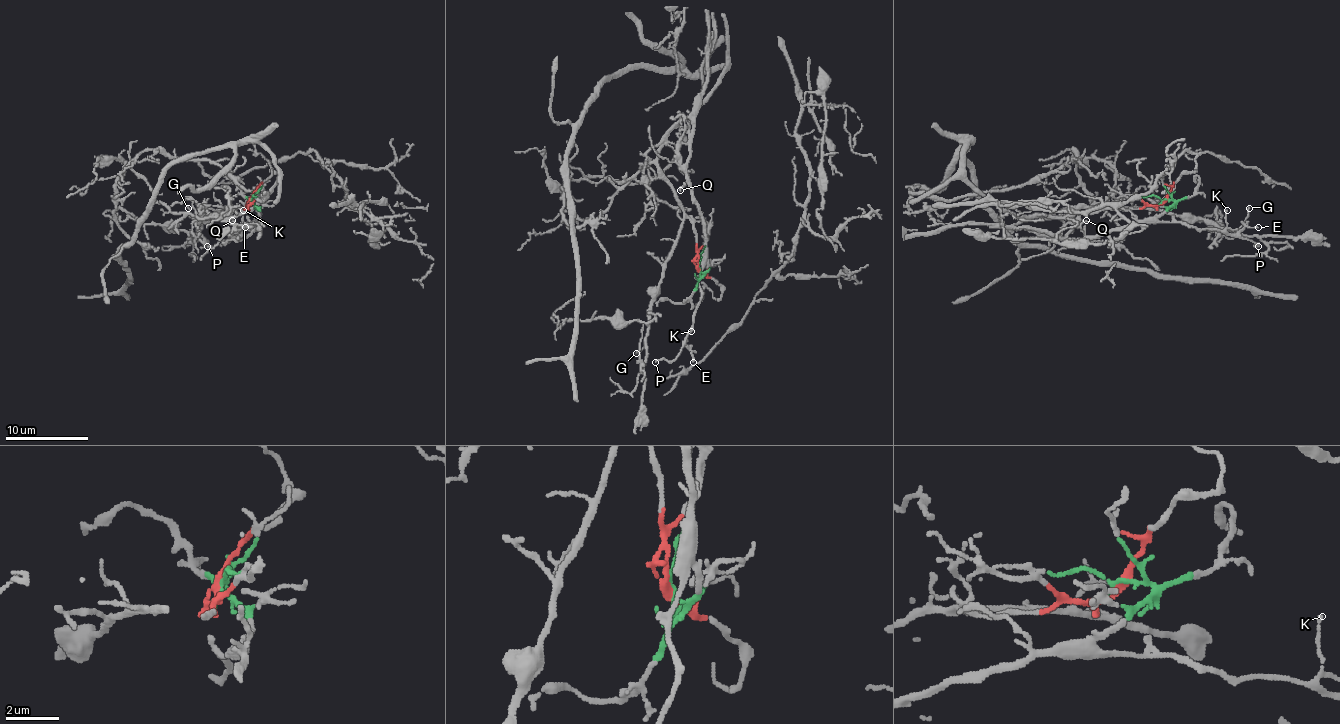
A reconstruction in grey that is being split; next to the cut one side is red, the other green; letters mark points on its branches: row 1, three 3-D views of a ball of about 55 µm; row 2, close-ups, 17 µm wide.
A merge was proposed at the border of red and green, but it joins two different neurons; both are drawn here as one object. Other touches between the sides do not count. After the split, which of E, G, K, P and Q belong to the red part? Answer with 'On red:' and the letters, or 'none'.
On red: G

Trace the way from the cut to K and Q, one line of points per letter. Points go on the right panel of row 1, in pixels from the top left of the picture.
K: (1163, 201), (1169, 199), (1173, 203), (1159, 220), (1186, 222), (1196, 228), (1223, 230), (1227, 226), (1227, 209)
Q: (1163, 201), (1169, 199), (1173, 203), (1152, 217), (1111, 228), (1092, 238), (1070, 238), (1068, 234), (1086, 220)

